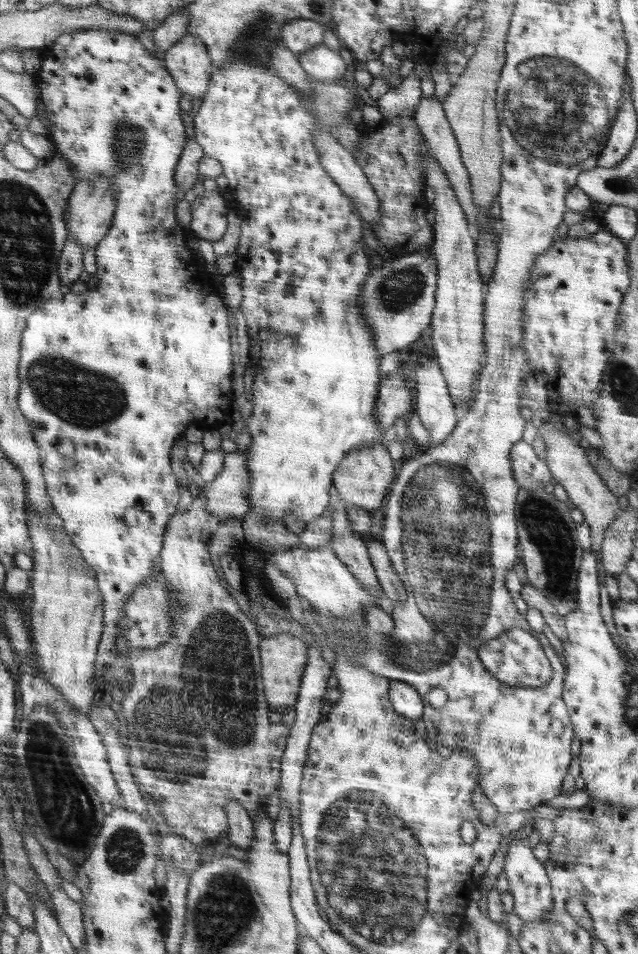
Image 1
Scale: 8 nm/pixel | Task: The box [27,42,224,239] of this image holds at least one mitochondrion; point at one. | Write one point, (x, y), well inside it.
(129, 143)

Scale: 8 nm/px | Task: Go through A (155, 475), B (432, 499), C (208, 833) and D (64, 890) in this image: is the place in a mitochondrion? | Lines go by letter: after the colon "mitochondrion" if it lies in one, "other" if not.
A: other
B: mitochondrion
C: other
D: other

